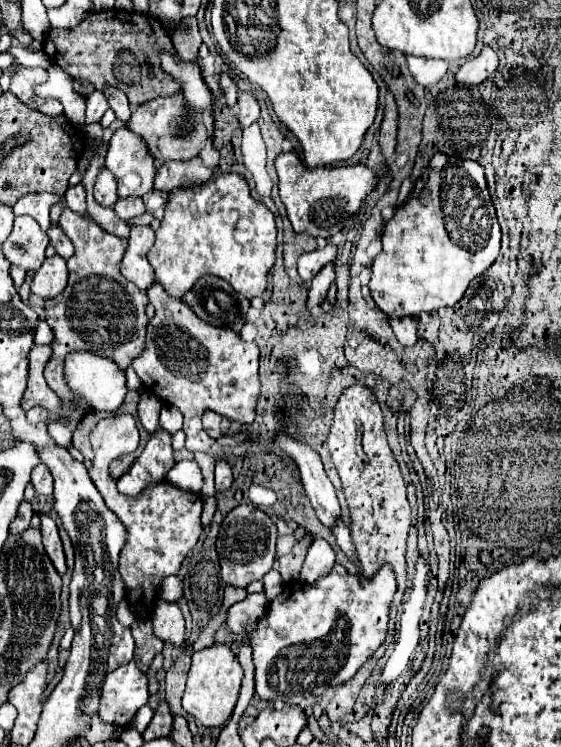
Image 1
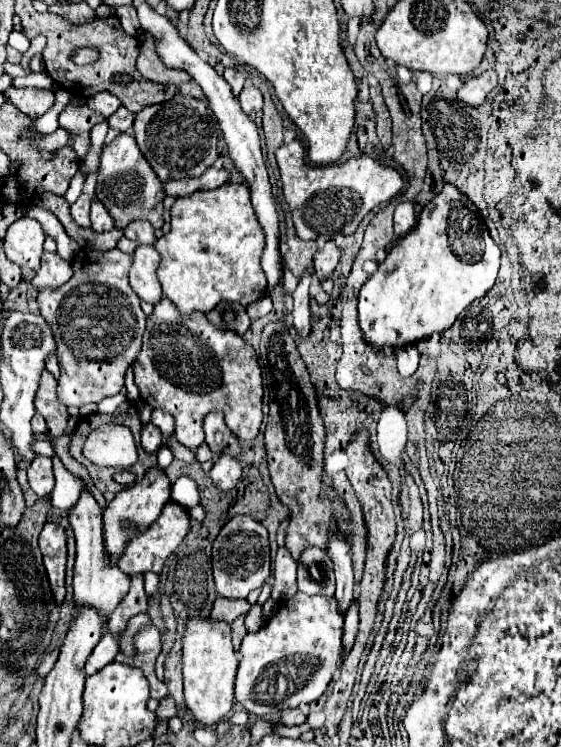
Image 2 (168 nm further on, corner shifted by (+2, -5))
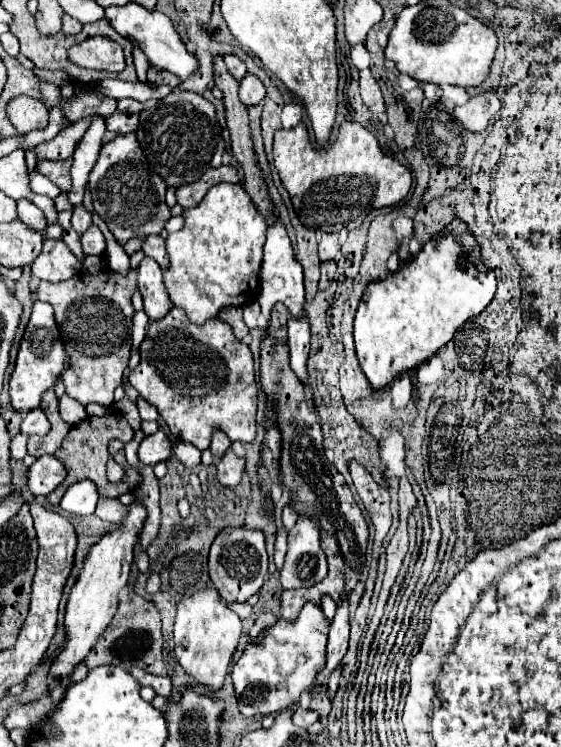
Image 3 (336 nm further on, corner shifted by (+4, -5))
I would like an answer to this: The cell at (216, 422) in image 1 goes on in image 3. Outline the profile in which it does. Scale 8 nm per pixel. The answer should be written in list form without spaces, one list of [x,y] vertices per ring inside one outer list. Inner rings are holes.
[[[215,432],[215,434],[213,434],[213,440],[211,440],[209,450],[213,452],[215,462],[217,462],[217,460],[221,460],[221,456],[227,452],[227,448],[229,448],[229,446],[231,446],[231,440],[225,436],[225,432]]]

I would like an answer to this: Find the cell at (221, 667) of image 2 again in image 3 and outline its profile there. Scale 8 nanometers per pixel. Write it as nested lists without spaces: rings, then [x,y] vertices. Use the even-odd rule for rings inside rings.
[[[213,586],[197,590],[191,596],[183,596],[181,602],[177,604],[173,630],[175,656],[177,662],[185,668],[185,672],[193,676],[197,682],[213,686],[215,690],[223,684],[233,652],[237,650],[239,636],[241,636],[239,616],[231,608],[227,608],[227,604],[221,600],[219,592]]]

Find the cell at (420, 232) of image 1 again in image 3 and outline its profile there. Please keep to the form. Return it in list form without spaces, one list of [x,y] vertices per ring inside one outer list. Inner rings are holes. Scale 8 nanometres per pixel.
[[[455,220],[443,236],[437,236],[433,242],[427,242],[419,252],[419,256],[413,258],[405,268],[401,268],[395,274],[389,274],[385,280],[367,286],[355,316],[353,336],[355,336],[359,366],[373,390],[383,390],[403,372],[417,370],[453,338],[453,334],[461,324],[481,314],[493,300],[497,286],[495,274],[485,268],[477,242],[469,244],[469,250],[463,244],[459,244],[459,236],[465,232],[467,226],[461,220]]]

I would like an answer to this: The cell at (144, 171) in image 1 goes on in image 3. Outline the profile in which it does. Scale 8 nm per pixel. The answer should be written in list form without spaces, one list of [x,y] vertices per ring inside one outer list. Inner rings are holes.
[[[135,134],[117,136],[105,144],[99,152],[99,158],[89,174],[93,210],[109,226],[117,244],[125,246],[129,238],[149,236],[163,232],[167,220],[171,218],[169,206],[165,204],[167,184],[149,170],[145,154],[135,138]]]

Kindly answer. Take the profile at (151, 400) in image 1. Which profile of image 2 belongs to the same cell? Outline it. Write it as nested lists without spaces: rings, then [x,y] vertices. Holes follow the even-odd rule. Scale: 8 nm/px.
[[[153,422],[143,424],[141,446],[143,446],[145,452],[157,452],[157,448],[161,446],[161,430]]]

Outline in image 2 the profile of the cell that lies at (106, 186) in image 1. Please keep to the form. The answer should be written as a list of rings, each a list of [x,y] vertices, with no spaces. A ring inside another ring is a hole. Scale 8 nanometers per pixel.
[[[97,198],[91,204],[91,228],[95,232],[103,232],[103,230],[115,228],[115,220],[111,220],[111,214],[107,212],[107,208],[103,208],[103,204],[99,204]]]

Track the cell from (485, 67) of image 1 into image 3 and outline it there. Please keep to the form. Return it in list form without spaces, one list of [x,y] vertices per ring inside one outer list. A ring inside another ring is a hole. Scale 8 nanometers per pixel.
[[[493,90],[471,98],[467,104],[455,108],[455,118],[471,132],[485,132],[489,120],[499,112],[501,102]]]

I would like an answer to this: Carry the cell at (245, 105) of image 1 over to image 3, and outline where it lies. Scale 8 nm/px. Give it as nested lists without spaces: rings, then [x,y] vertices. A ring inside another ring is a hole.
[[[245,74],[245,78],[241,80],[241,88],[239,88],[239,96],[241,96],[241,102],[245,106],[251,106],[251,104],[259,104],[263,98],[265,98],[265,86],[263,82],[255,76],[255,74]]]

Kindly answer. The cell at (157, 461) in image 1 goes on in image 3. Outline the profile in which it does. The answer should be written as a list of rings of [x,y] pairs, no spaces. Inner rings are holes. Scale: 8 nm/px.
[[[135,500],[133,504],[129,504],[129,516],[127,516],[125,524],[119,526],[117,530],[113,530],[111,534],[103,536],[95,546],[91,546],[91,552],[85,560],[85,568],[81,570],[79,580],[73,586],[73,590],[69,594],[69,602],[67,602],[67,612],[65,612],[67,646],[59,654],[55,664],[51,666],[49,680],[47,680],[51,696],[53,696],[53,704],[61,702],[61,698],[63,698],[67,686],[69,686],[71,672],[87,656],[87,652],[95,646],[101,632],[107,628],[109,620],[117,612],[117,604],[119,604],[117,594],[127,586],[131,562],[133,562],[133,544],[135,544],[135,540],[137,540],[137,536],[143,528],[145,518],[147,518],[145,506]]]

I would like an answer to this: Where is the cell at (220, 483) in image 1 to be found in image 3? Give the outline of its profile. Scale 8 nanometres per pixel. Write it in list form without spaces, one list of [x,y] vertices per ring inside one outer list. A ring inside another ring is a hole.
[[[227,450],[225,456],[217,462],[217,480],[223,486],[233,488],[241,482],[243,470],[245,470],[245,458],[233,454],[233,450]]]

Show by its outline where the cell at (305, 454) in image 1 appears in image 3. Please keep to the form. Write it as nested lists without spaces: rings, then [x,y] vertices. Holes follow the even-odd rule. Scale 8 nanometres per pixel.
[[[343,600],[337,606],[335,622],[331,624],[331,630],[329,630],[327,662],[325,662],[325,668],[329,672],[333,672],[341,664],[341,660],[347,652],[347,642],[349,642],[349,610],[347,610],[347,600]]]

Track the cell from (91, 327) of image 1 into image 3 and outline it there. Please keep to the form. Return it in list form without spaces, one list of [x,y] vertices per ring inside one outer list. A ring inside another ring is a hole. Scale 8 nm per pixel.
[[[113,270],[99,274],[77,274],[61,284],[41,282],[37,298],[55,308],[55,320],[71,358],[71,368],[61,376],[67,394],[83,406],[95,402],[101,406],[113,404],[113,392],[121,386],[121,376],[129,364],[133,304],[131,296],[137,288],[137,272],[121,276]]]

